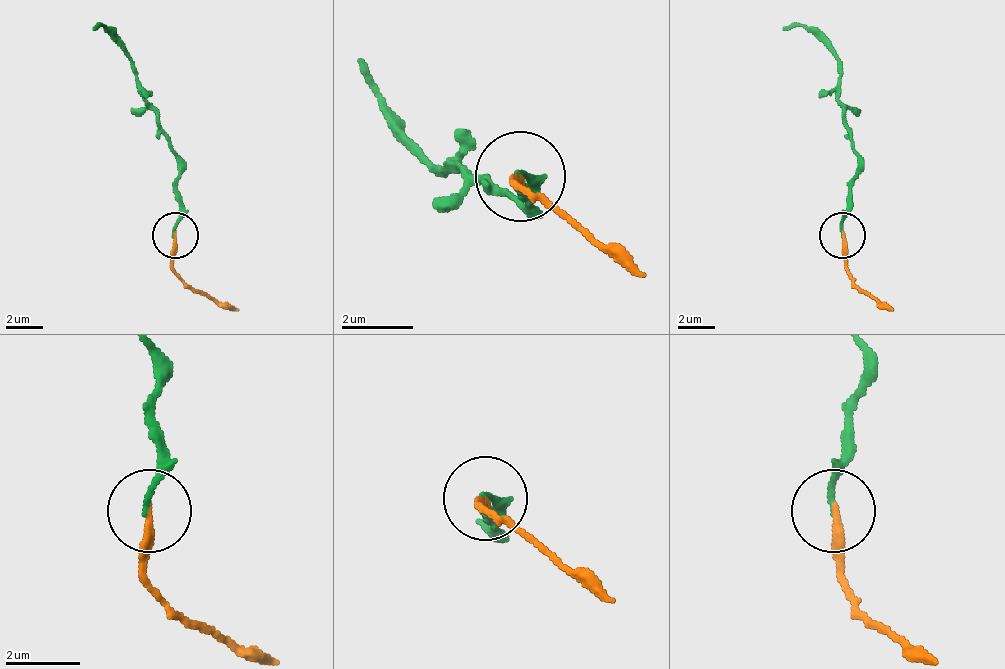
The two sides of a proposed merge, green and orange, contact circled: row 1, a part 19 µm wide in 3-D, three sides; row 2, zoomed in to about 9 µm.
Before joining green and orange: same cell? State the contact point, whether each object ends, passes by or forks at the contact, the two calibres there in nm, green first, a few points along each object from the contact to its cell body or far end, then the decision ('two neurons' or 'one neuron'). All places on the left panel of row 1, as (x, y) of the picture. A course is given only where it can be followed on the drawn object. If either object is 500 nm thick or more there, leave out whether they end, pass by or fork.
(175, 235) | green ends | orange ends | 140/200 nm | green via (176, 234), (176, 152), (162, 129), (135, 65), (103, 24), (94, 28) | orange via (176, 234), (176, 271), (240, 312) | one neuron

